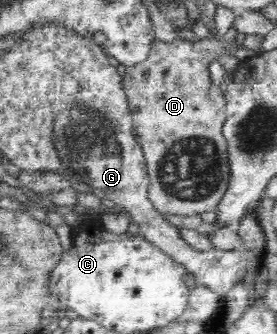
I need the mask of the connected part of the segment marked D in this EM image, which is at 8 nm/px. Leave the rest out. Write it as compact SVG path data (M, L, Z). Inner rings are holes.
M210 31L208 36L198 41L176 36L172 42L162 42L154 37L147 57L138 64L125 67L121 72L133 122L132 134L141 146L149 178L148 198L162 214L182 217L200 215L216 209L227 191L231 168L228 141L223 135L227 117L225 93L212 84L208 68L218 56L232 54L230 48L244 46L245 34L235 33L234 36L235 41Z

